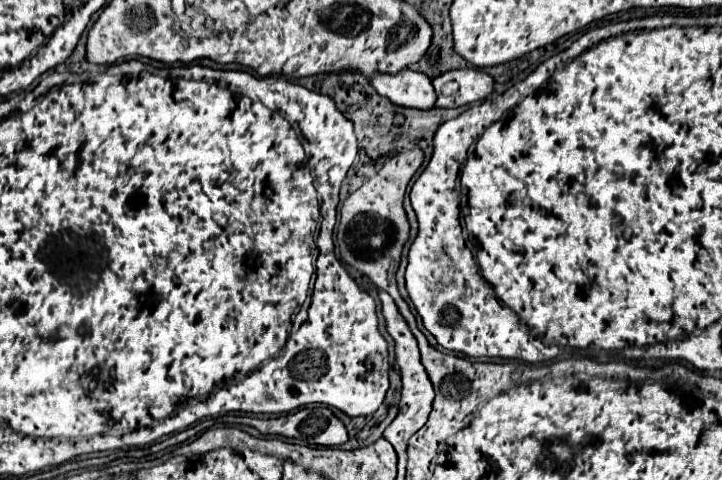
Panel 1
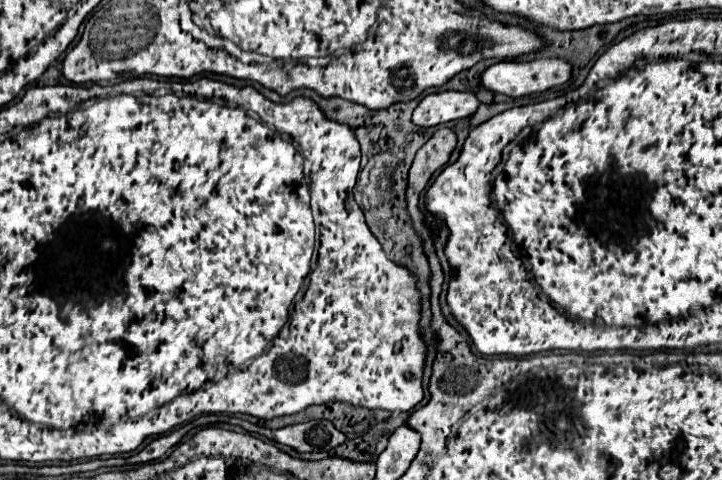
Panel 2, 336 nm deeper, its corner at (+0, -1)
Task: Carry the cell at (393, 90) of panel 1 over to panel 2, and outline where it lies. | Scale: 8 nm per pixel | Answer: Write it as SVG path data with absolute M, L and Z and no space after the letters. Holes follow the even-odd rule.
M436 92L428 94L426 98L420 100L420 104L414 108L412 122L416 126L436 126L442 122L458 120L472 116L478 108L478 100L470 92Z

